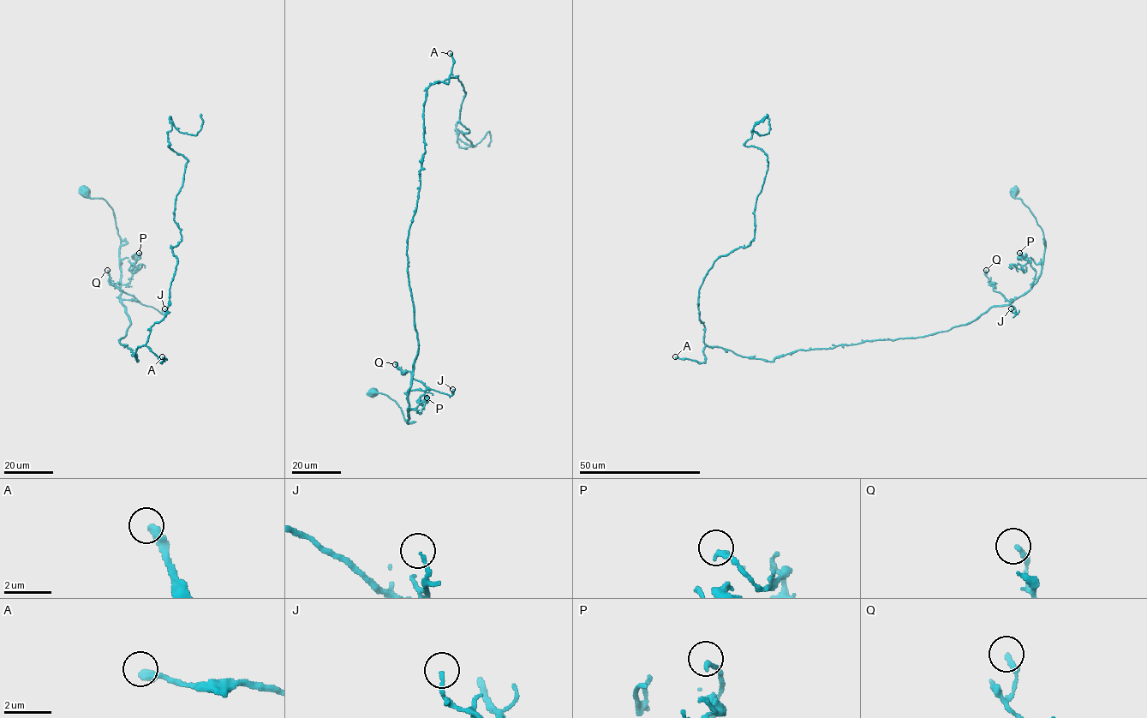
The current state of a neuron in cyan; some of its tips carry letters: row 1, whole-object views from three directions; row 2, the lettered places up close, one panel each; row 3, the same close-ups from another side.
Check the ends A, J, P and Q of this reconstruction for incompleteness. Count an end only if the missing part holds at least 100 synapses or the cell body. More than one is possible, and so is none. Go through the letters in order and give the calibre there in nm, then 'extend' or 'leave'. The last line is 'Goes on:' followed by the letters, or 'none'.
A: calibre 360 nm; extend
J: calibre 110 nm; leave
P: calibre 220 nm; leave
Q: calibre 200 nm; leave
Goes on: A

